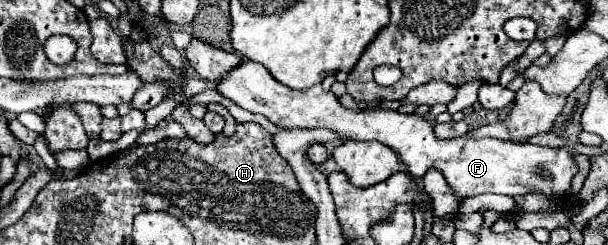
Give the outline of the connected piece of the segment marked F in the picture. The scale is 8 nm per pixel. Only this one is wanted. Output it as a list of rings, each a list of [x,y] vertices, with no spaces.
[[[252,61],[232,69],[232,73],[228,73],[216,89],[238,107],[264,115],[278,127],[330,129],[340,139],[380,141],[400,157],[400,161],[406,165],[406,173],[414,179],[422,179],[432,167],[438,169],[458,199],[474,197],[480,193],[500,193],[510,197],[524,193],[544,193],[548,197],[562,199],[570,191],[570,179],[578,173],[578,167],[566,149],[550,149],[532,143],[514,145],[510,141],[490,137],[438,139],[434,135],[432,123],[420,115],[402,115],[398,111],[378,107],[370,107],[366,111],[346,109],[332,91],[326,91],[324,95],[322,85],[314,85],[304,91],[292,91],[290,87],[278,83],[260,63]]]

